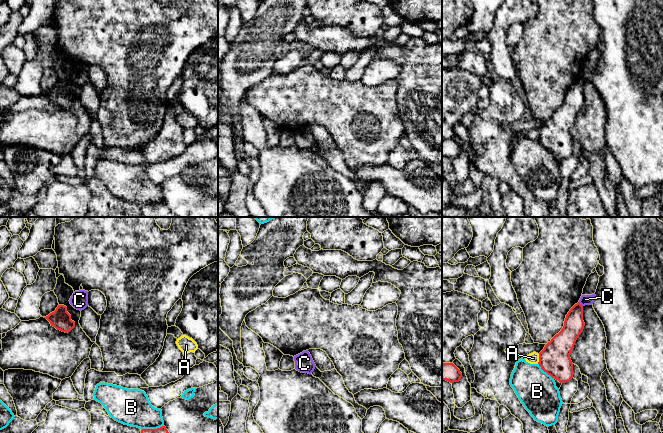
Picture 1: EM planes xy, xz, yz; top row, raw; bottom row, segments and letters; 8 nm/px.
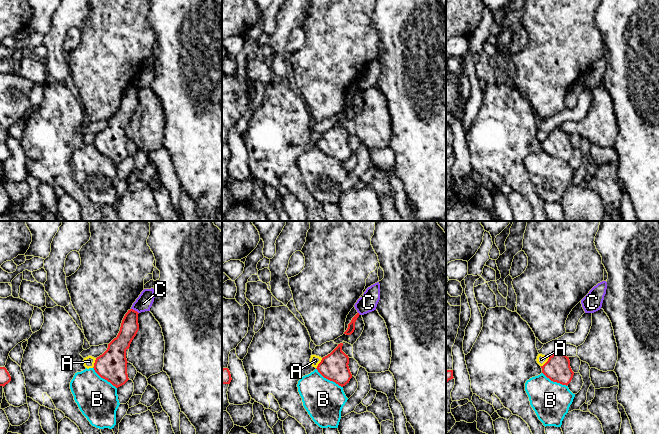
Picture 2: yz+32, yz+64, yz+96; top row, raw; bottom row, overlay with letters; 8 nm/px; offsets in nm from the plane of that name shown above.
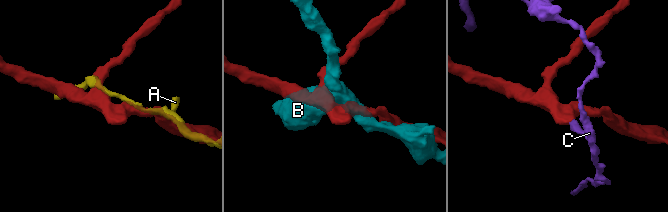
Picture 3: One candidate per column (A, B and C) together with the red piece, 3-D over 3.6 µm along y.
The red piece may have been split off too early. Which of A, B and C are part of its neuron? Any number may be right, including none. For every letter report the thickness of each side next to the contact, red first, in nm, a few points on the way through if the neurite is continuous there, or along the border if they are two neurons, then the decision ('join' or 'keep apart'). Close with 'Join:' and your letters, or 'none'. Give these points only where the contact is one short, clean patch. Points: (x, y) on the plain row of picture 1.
A: calibres 240 and 90 nm; keep apart
B: calibres 240 and 320 nm; keep apart
C: calibres 160 and 80 nm; border yz (578, 78), (582, 82); keep apart
Join: none

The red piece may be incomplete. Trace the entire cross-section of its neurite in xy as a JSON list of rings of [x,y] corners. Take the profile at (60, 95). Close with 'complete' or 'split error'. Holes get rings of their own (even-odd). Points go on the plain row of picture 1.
[[[58,81],[54,88],[44,94],[50,98],[51,102],[65,109],[70,108],[75,103],[75,98],[71,96],[71,91],[64,81]]]; complete

